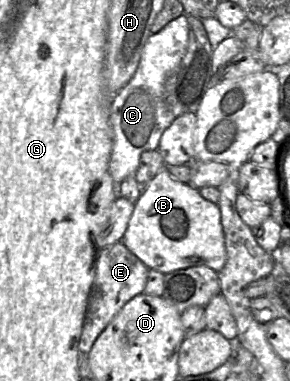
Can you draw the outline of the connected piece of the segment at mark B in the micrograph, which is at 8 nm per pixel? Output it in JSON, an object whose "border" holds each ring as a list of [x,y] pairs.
{"border":[[[168,166],[142,189],[122,242],[148,269],[167,274],[207,266],[219,272],[225,266],[227,252],[220,206],[204,199],[199,190],[174,179]]]}

